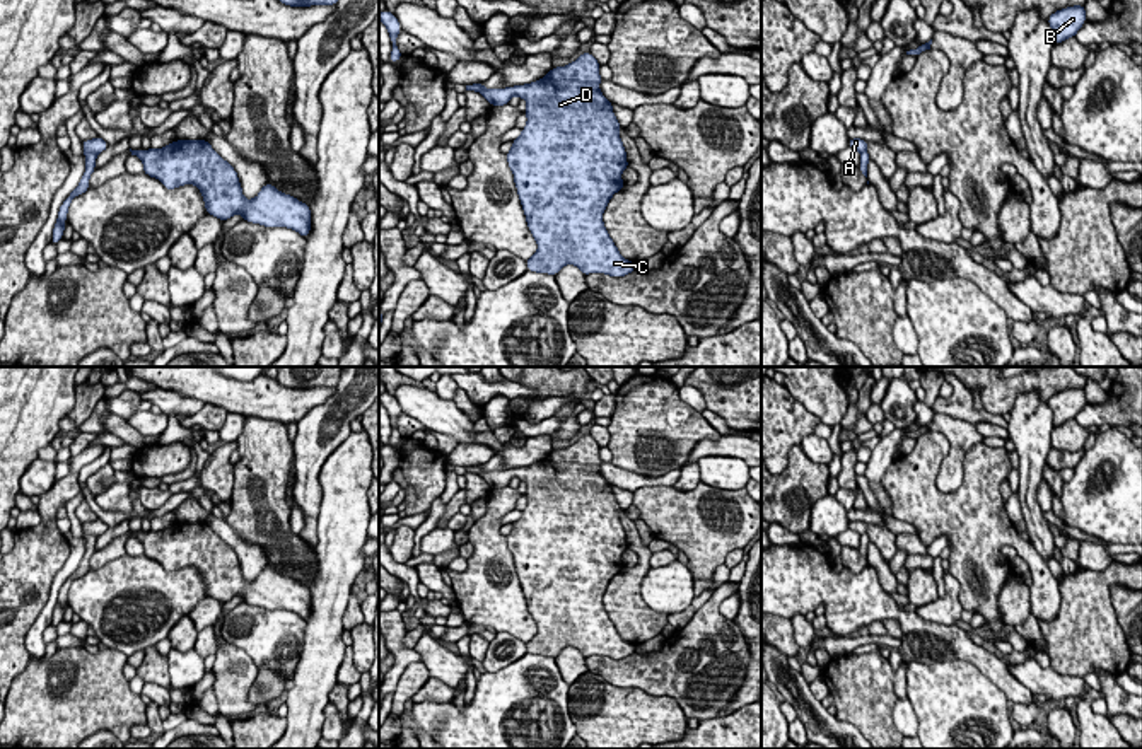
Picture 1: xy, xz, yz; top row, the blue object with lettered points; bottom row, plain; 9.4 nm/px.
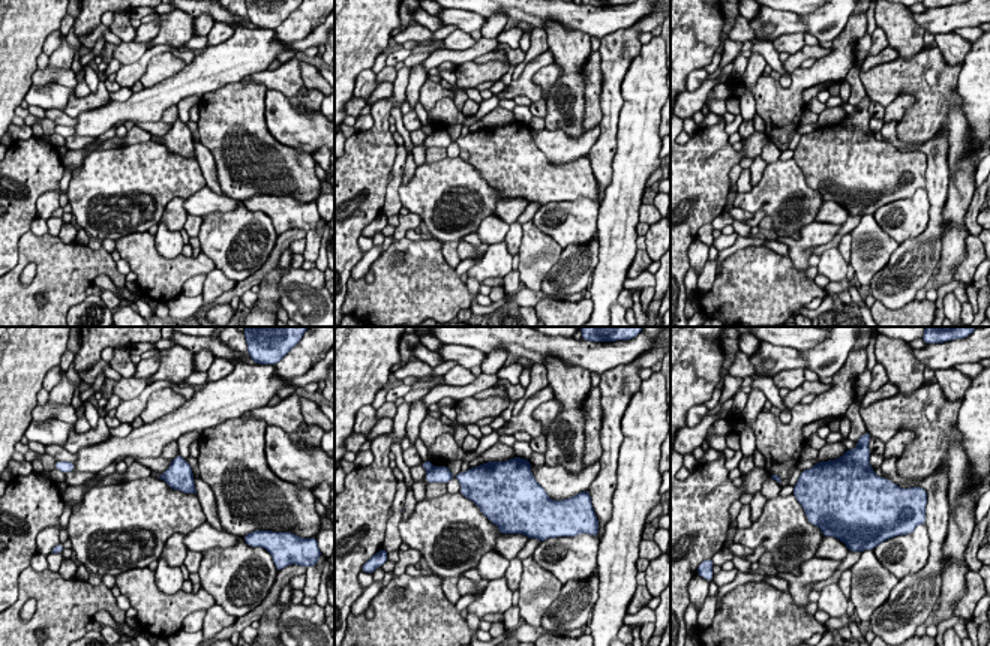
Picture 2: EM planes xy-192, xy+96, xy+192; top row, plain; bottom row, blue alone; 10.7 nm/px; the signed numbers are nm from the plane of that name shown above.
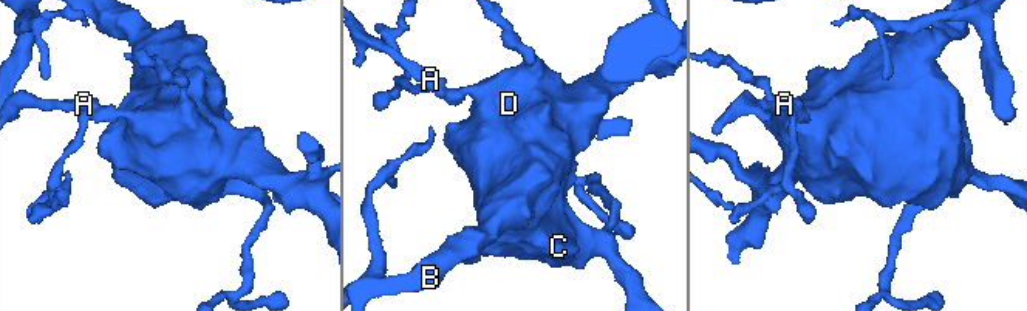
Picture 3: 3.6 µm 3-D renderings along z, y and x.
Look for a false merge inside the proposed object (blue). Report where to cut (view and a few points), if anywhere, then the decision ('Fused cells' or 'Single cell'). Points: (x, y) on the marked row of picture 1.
Split along xy (84, 150), (96, 154). Fused cells

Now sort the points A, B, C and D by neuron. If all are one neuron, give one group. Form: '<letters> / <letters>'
A / B C D

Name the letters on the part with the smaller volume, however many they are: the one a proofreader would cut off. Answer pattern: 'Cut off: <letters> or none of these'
Cut off: A

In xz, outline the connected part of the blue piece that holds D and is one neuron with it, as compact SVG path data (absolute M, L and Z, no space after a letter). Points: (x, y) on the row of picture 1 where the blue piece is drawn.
M589 51L531 84L487 90L466 85L466 90L480 92L492 106L509 104L514 96L527 102L527 123L512 140L507 164L527 229L538 244L526 261L526 268L536 273L556 275L565 264L575 264L584 275L604 273L615 278L635 271L635 263L620 254L603 222L609 200L625 186L621 172L628 160L613 102L599 90L599 67Z

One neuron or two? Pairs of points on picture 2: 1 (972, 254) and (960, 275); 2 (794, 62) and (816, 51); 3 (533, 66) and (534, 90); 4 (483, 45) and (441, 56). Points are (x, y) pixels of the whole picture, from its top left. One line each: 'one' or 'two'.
1: one
2: one
3: one
4: one

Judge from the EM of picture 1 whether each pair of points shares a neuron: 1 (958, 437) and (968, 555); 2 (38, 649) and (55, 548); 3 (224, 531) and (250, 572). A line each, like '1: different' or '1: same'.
1: different
2: different
3: same

